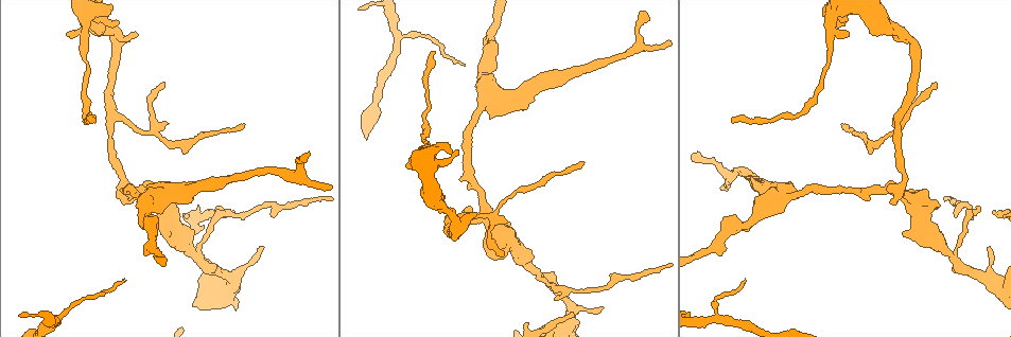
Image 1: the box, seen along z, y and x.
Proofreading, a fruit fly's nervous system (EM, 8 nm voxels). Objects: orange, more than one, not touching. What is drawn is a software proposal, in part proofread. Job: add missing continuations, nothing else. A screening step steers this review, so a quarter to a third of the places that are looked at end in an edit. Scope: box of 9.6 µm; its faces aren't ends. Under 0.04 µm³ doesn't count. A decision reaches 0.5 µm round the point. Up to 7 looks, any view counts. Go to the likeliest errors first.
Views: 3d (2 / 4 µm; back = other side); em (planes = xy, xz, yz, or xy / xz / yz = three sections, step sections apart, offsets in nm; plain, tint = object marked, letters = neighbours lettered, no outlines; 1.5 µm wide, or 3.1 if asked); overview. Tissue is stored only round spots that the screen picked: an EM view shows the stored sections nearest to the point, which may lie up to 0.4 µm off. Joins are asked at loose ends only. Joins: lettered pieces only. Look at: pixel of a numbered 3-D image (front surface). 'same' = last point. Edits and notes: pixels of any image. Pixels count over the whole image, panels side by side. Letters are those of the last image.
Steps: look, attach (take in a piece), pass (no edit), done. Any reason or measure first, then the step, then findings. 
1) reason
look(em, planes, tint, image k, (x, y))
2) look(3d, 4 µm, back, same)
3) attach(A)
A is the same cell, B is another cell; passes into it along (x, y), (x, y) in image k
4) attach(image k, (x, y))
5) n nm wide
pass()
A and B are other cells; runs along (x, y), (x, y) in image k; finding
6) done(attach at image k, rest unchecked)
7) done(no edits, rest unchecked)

free end
look(em, xy, step 4, tint, image 1, (987, 247))

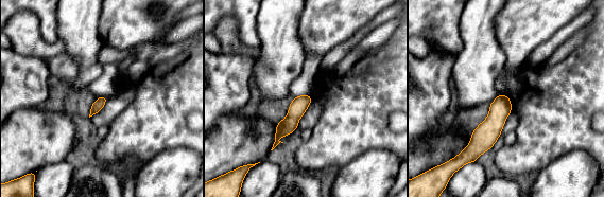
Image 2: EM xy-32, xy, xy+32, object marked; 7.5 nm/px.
cut it another way
look(em, yz, step 8, letters, same)

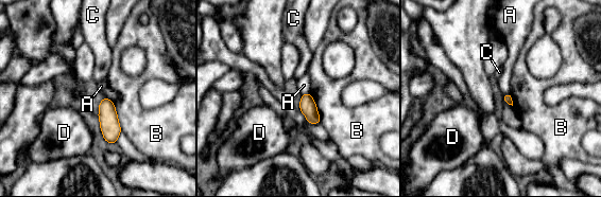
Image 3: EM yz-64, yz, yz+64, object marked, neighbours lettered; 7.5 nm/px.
B touches over 240 nm
pass()
A, B, C and D are other cells; no lettered piece goes on from it

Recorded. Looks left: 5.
an open end
look(em, planes, tint, image 1, (731, 121))

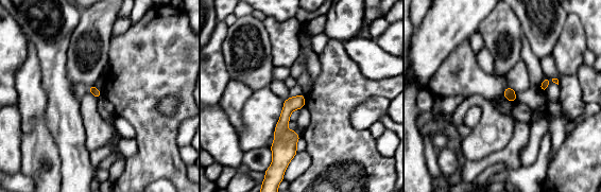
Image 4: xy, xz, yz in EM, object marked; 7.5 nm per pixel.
what lies round it
look(em, planes, letters, same)

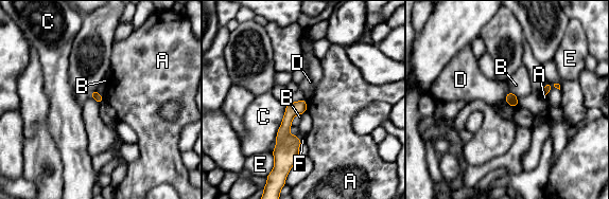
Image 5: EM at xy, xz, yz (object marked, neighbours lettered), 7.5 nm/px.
C touches over 260 nm
pass()
A, B, C, D, E and F are other cells; none of them fits

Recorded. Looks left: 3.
free end
look(em, planes, letters, image 1, (457, 150))

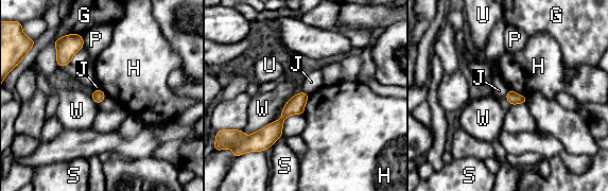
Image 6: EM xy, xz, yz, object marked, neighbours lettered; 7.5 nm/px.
pass()
G, H, J, P, S, U and W are other cells; runs along (305, 96), (264, 137), (258, 137) in image 6; no lettered piece goes on from it

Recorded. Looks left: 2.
done(no edits, rest unchecked)

